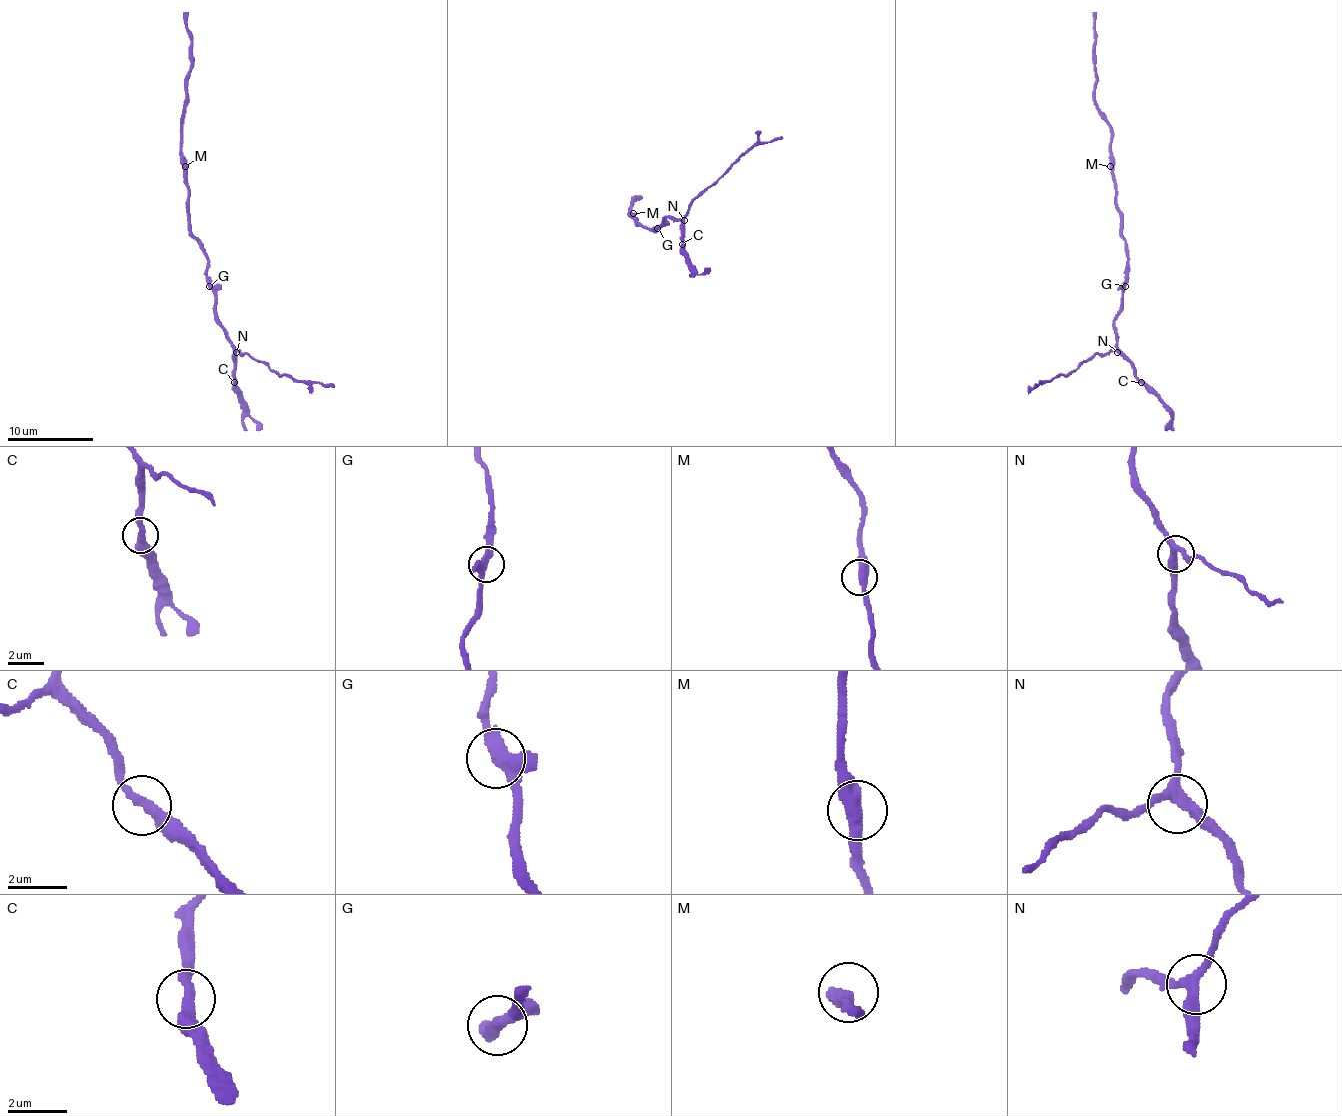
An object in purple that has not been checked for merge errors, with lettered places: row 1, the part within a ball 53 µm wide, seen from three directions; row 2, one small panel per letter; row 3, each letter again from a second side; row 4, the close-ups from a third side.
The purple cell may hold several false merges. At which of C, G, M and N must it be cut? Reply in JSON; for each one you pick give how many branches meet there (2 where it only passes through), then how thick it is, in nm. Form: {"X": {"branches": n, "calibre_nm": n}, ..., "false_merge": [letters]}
{"false_merge": []}

